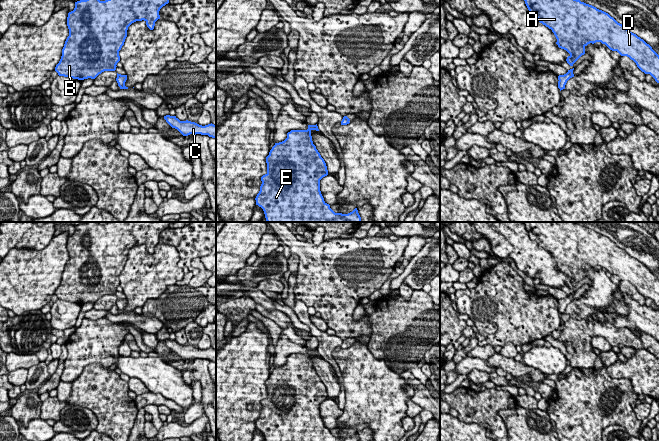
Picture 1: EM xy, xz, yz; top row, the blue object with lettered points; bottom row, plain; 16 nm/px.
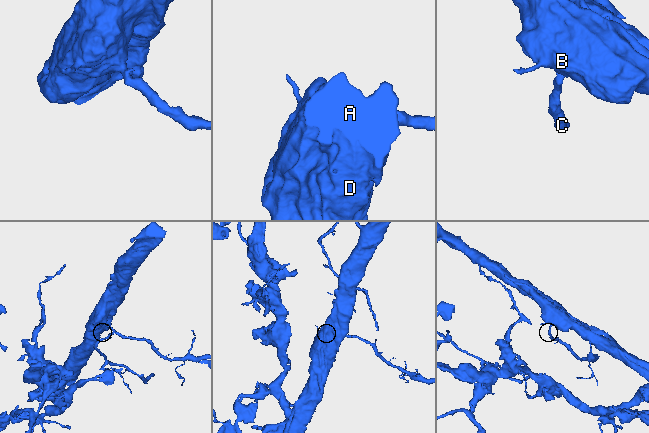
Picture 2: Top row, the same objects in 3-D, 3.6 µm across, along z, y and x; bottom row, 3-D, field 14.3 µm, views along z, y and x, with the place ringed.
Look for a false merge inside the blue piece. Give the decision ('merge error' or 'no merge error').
merge error

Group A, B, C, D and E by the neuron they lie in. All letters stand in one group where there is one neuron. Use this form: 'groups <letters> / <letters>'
groups A B D E / C

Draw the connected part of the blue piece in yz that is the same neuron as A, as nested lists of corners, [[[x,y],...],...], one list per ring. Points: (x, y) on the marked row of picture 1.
[[[524,0],[532,17],[548,27],[554,33],[559,48],[570,55],[566,61],[570,66],[585,54],[585,47],[601,42],[610,50],[617,51],[621,56],[633,60],[645,74],[650,74],[659,83],[659,55],[636,34],[630,32],[624,25],[618,23],[608,13],[580,0]]]

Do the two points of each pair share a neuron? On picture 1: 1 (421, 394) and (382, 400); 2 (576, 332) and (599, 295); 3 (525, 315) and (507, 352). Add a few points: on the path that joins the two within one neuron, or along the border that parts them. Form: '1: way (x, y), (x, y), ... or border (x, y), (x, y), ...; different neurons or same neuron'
1: border (399, 375), (413, 389), (411, 398); different neurons
2: border (582, 318), (584, 319); different neurons
3: border (515, 345), (506, 343), (502, 347); different neurons

